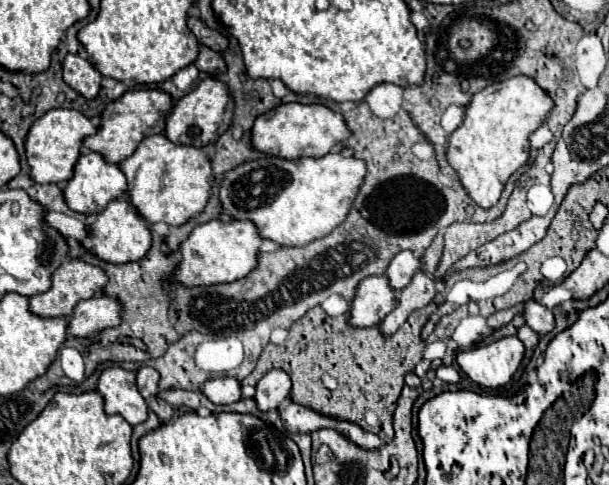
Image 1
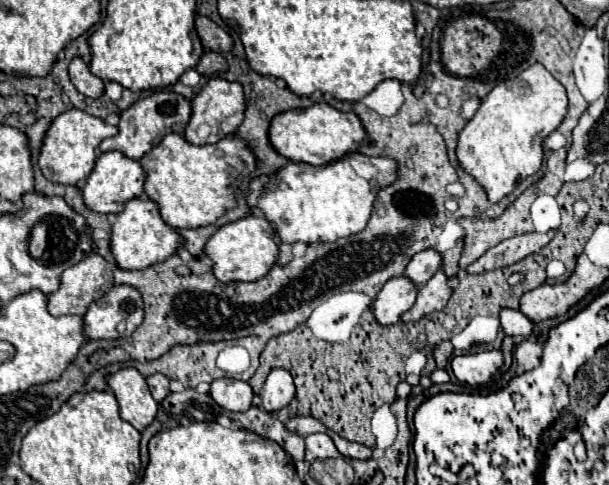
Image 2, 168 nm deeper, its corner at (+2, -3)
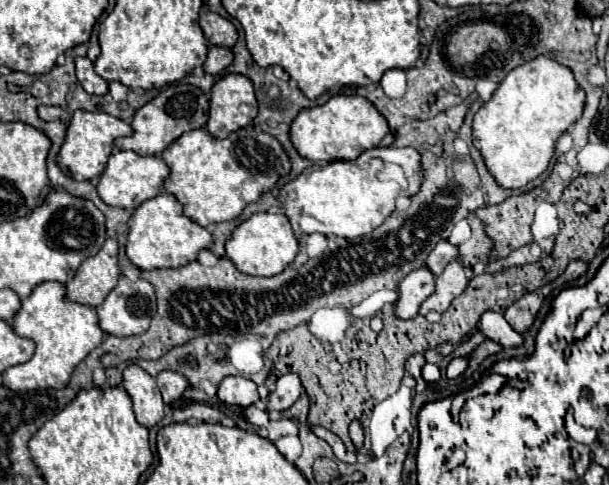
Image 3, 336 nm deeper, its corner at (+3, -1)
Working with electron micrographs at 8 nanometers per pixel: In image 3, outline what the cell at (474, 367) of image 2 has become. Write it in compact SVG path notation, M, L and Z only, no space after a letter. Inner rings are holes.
M457 357L457 359L453 359L453 361L449 363L445 375L447 375L447 379L455 379L455 377L459 377L465 369L467 369L467 357Z

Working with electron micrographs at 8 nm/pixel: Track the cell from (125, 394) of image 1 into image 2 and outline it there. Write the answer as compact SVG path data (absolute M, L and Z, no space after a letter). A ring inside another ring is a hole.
M128 367L108 375L108 387L118 399L120 415L124 421L132 423L138 431L152 423L158 411L158 403L152 399L144 377L136 369Z

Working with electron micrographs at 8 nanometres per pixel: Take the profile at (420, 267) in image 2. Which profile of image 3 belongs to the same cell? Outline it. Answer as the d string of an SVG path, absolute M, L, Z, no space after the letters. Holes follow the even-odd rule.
M449 241L447 243L437 243L437 247L431 251L425 267L431 269L435 275L439 275L457 257L459 257L459 249L455 245L451 245Z

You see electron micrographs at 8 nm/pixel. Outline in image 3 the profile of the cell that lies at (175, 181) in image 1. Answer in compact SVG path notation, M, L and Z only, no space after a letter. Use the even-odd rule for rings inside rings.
M247 125L225 139L213 137L205 127L187 131L165 149L161 157L171 169L163 189L175 195L183 203L185 215L203 227L237 219L249 203L255 203L263 193L273 191L277 181L291 171L291 161L283 145L253 125Z

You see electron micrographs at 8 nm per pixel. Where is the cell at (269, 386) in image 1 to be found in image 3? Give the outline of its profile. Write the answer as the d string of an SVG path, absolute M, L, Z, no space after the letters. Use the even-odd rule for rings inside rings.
M287 373L277 381L275 391L269 395L269 409L285 411L301 397L301 393L303 393L303 385L299 375Z

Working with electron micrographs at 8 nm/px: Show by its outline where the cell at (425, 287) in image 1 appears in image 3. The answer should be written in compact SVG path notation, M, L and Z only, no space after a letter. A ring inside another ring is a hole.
M459 259L451 261L445 271L437 277L437 289L435 293L421 305L421 315L425 315L427 311L445 311L451 301L461 295L469 285L469 275L467 269L463 267L463 263Z

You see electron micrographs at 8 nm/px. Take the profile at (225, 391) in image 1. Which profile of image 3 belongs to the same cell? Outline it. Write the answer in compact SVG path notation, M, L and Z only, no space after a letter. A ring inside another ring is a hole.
M225 377L219 385L217 397L227 405L237 407L249 407L259 401L257 385L251 379L245 377Z

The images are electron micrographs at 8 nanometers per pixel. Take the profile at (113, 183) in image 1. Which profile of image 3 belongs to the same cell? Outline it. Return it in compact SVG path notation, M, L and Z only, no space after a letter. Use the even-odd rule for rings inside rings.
M115 151L97 183L99 197L113 207L137 209L143 201L161 193L163 181L169 175L169 167L161 157L141 157L135 151Z

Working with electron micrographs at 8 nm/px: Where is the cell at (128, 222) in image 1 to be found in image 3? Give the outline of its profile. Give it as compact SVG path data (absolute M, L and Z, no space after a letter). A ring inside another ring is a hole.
M159 193L157 197L141 203L133 217L129 219L129 233L127 233L127 257L139 269L175 269L183 267L197 259L199 251L209 249L213 243L211 231L201 227L199 223L191 221L183 213L183 205L177 197L169 193Z

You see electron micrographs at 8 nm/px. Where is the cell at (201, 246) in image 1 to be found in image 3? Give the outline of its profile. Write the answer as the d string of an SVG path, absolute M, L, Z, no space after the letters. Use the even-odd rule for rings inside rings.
M255 213L251 219L241 223L233 237L227 241L227 257L235 263L241 273L273 277L279 275L299 253L299 239L295 237L291 223L285 213Z

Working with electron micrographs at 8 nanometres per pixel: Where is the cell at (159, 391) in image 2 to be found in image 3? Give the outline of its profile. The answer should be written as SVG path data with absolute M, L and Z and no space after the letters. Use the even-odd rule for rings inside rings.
M161 371L157 375L157 387L163 395L163 401L173 403L185 393L185 389L189 387L189 381L175 371Z

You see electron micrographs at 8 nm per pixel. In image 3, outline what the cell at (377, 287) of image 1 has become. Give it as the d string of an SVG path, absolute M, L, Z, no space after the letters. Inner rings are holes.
M427 267L409 273L399 285L399 301L395 303L397 317L401 319L417 317L421 303L429 295L433 295L433 291L435 291L435 275Z

